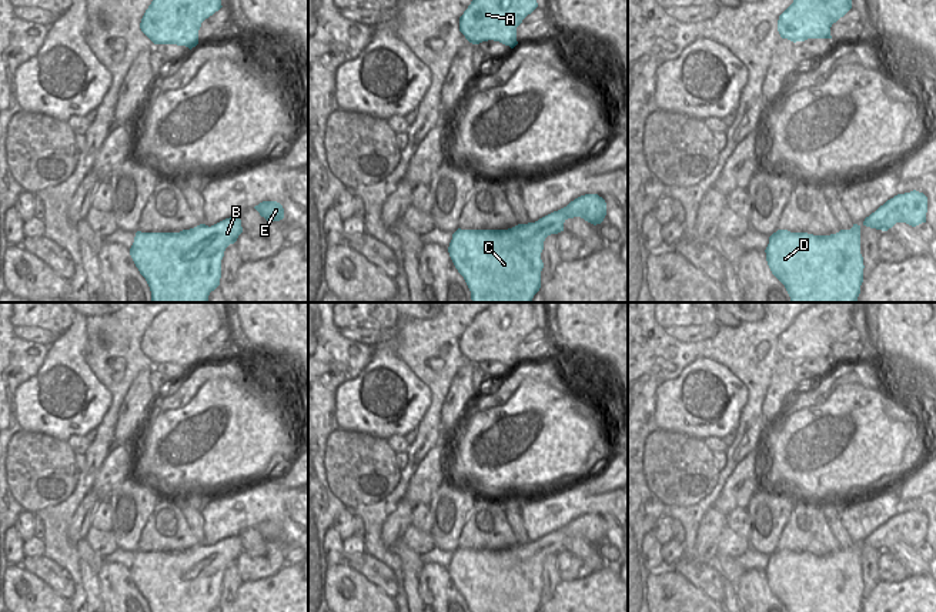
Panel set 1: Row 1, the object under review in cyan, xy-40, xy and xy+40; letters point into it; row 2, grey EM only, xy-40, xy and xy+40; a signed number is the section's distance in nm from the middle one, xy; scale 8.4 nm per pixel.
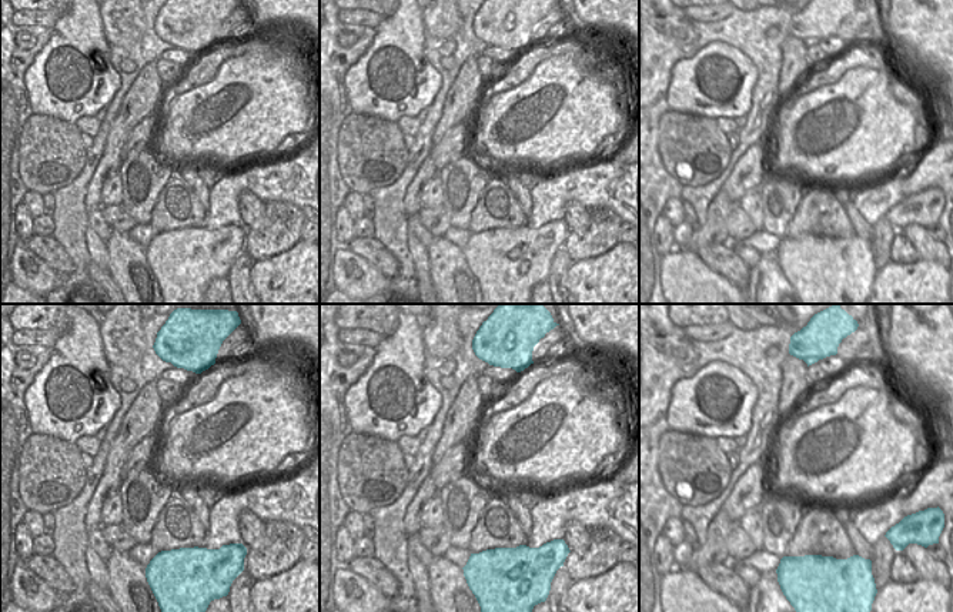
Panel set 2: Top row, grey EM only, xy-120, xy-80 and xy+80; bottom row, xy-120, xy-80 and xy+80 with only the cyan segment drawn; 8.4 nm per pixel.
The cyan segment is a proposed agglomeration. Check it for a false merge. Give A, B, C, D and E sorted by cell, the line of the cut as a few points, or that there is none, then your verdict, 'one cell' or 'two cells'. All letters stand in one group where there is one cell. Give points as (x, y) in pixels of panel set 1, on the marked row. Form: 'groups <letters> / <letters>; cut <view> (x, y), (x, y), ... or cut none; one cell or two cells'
groups A B C D E; cut none; one cell

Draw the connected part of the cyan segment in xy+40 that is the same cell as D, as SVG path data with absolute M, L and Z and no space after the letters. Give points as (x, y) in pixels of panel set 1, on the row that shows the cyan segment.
M860 225L830 235L778 230L765 250L790 302L856 302L863 282Z

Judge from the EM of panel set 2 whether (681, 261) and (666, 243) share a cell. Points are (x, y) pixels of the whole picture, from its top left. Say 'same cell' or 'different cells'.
different cells

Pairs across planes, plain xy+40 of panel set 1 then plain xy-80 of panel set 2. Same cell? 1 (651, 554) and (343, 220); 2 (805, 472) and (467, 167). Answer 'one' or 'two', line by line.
1: one
2: two

